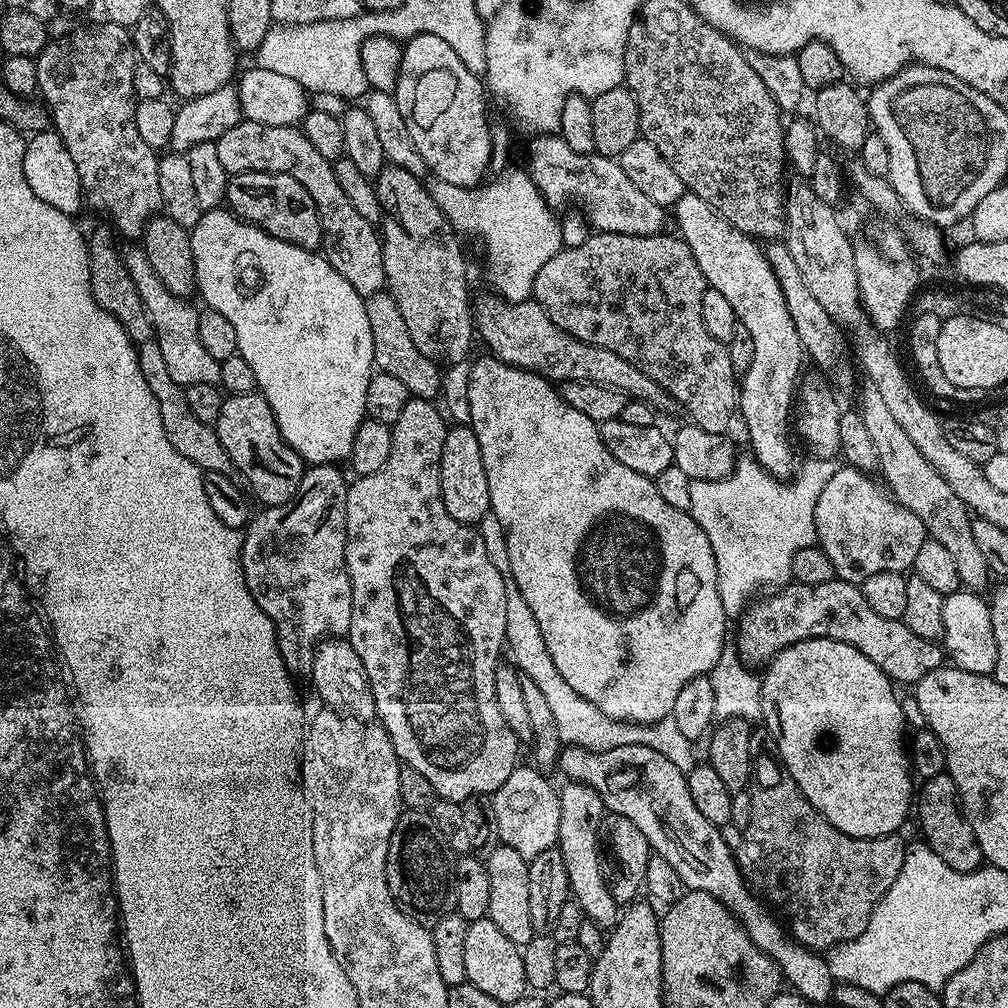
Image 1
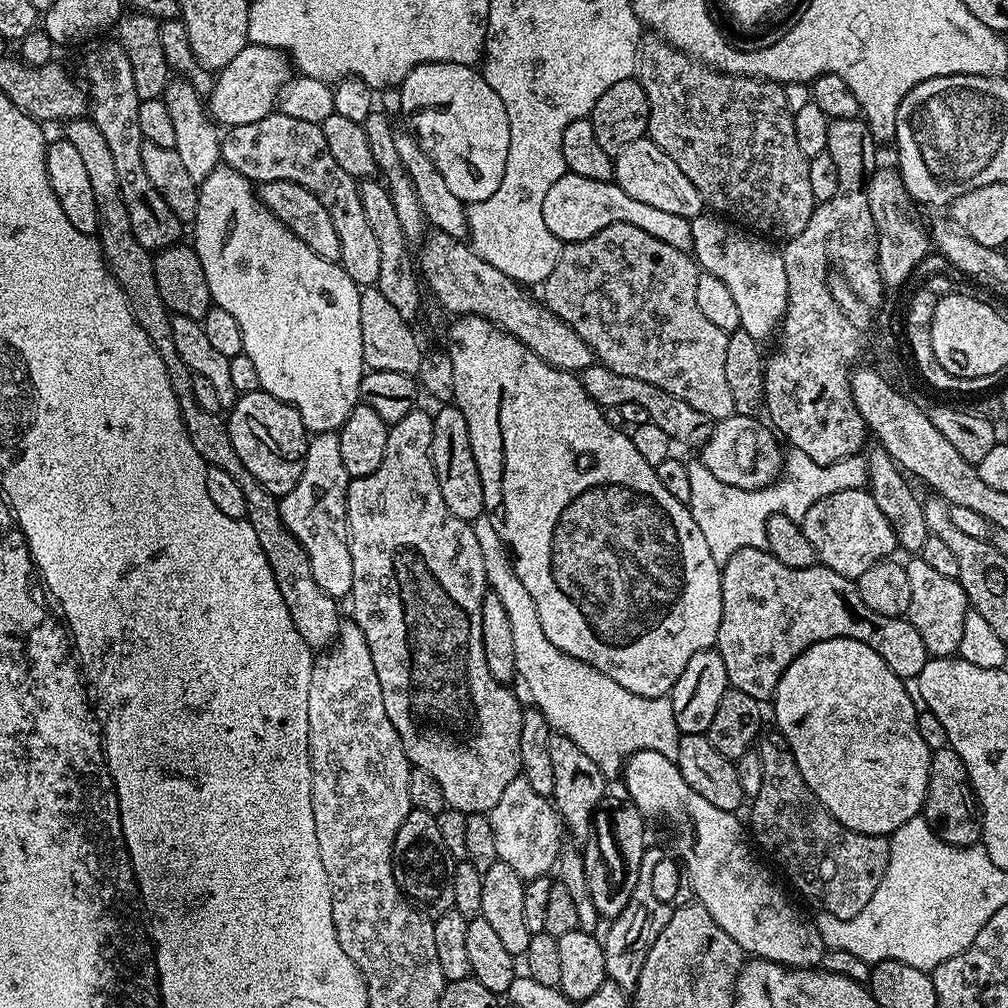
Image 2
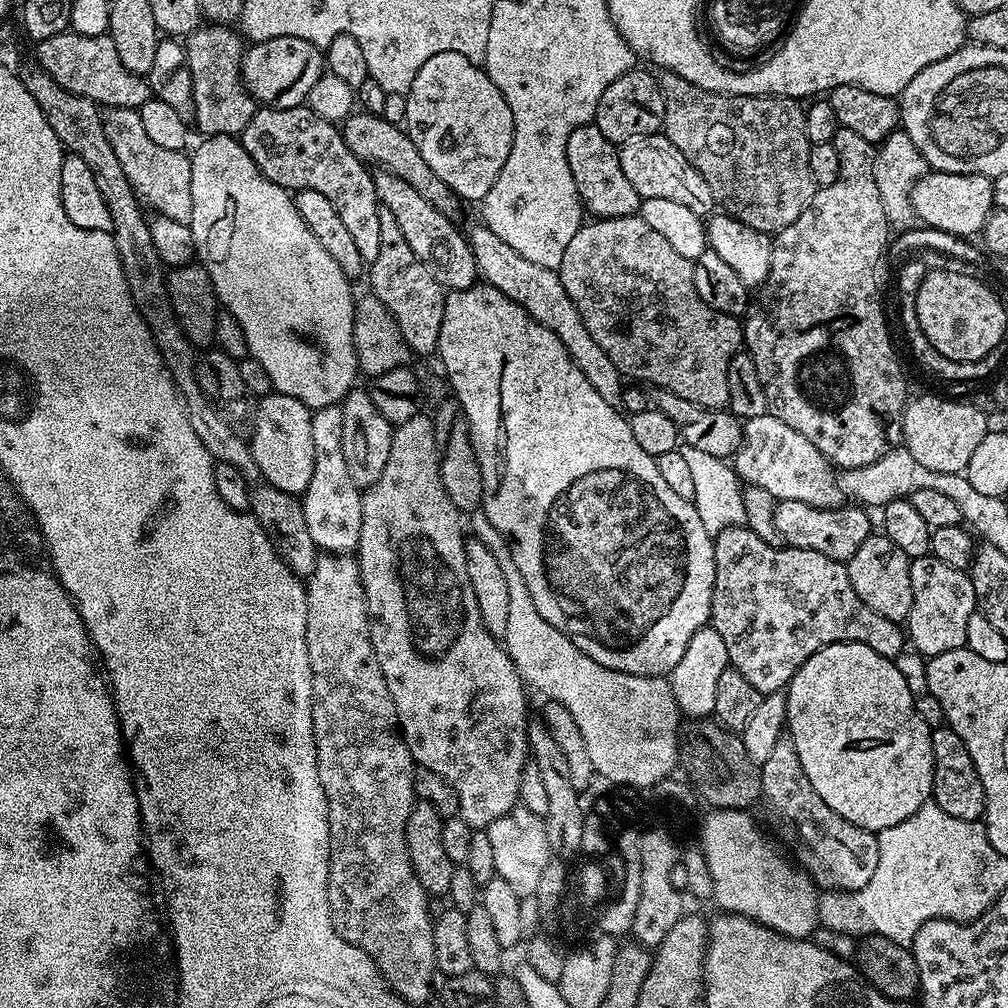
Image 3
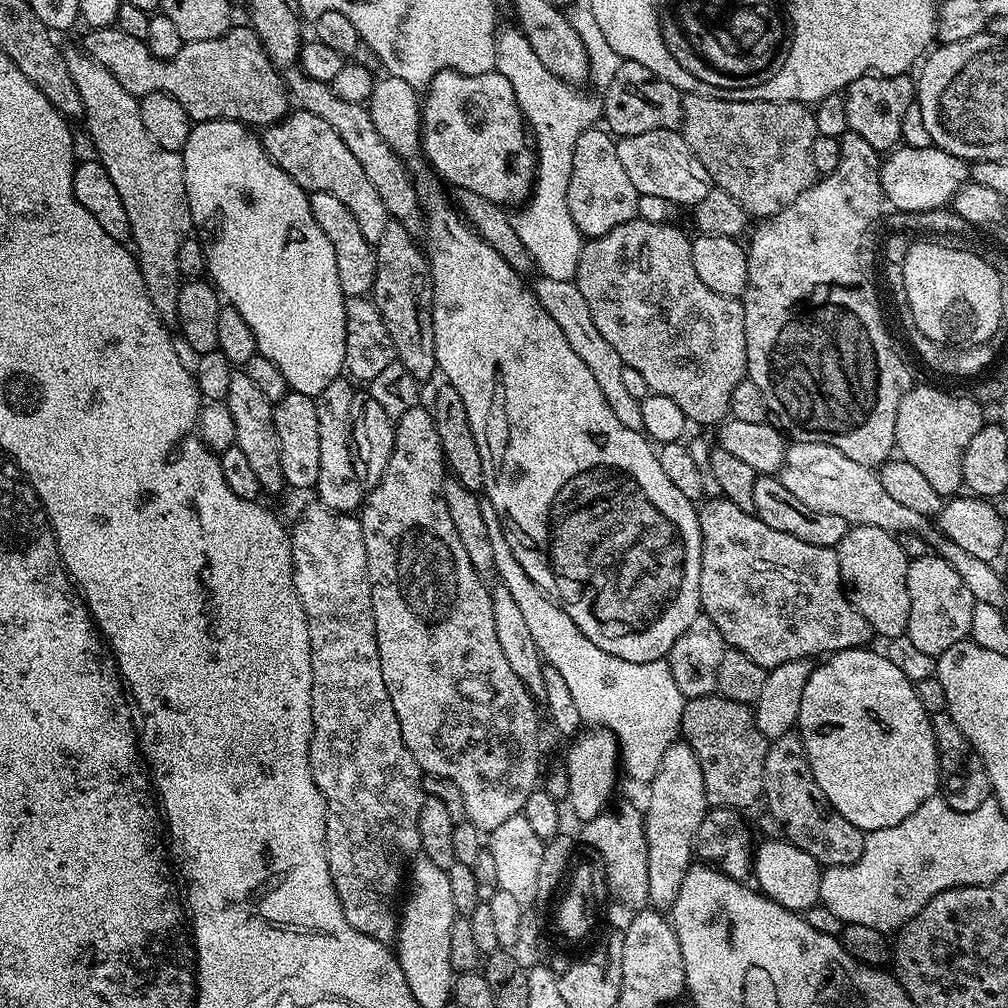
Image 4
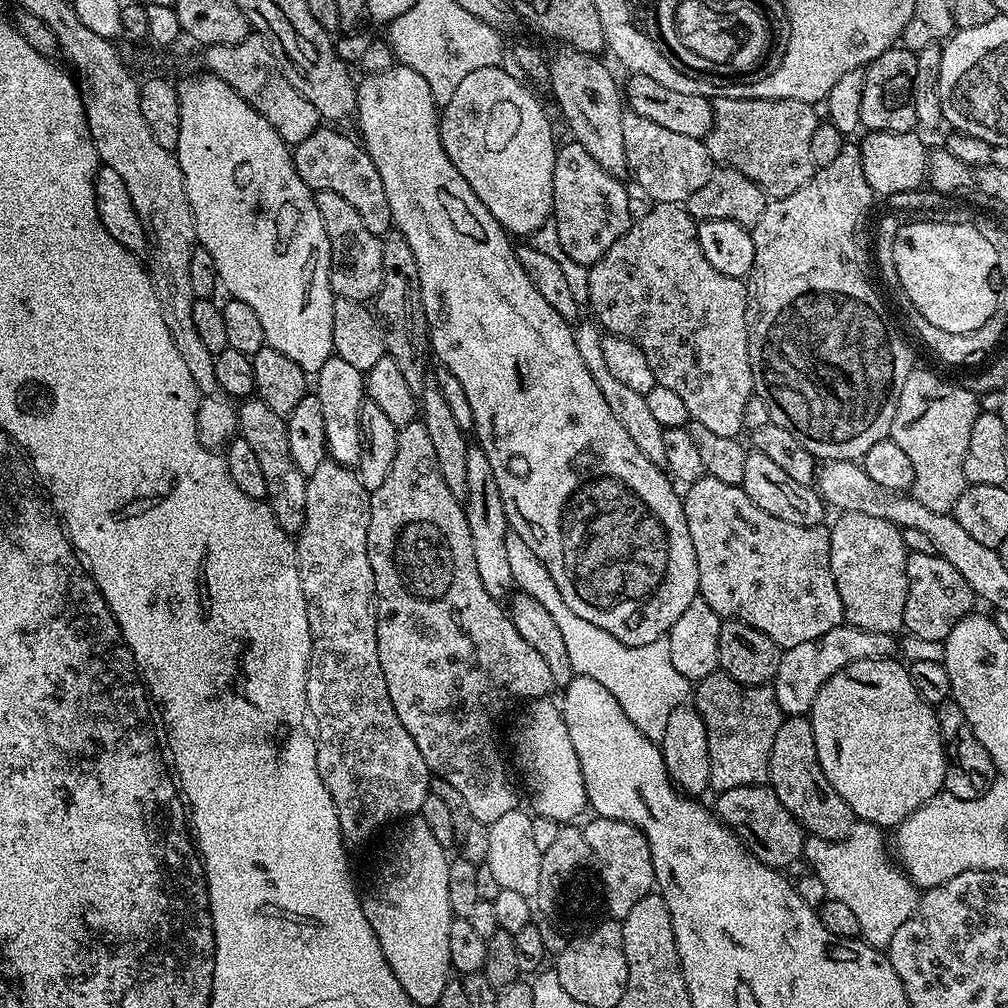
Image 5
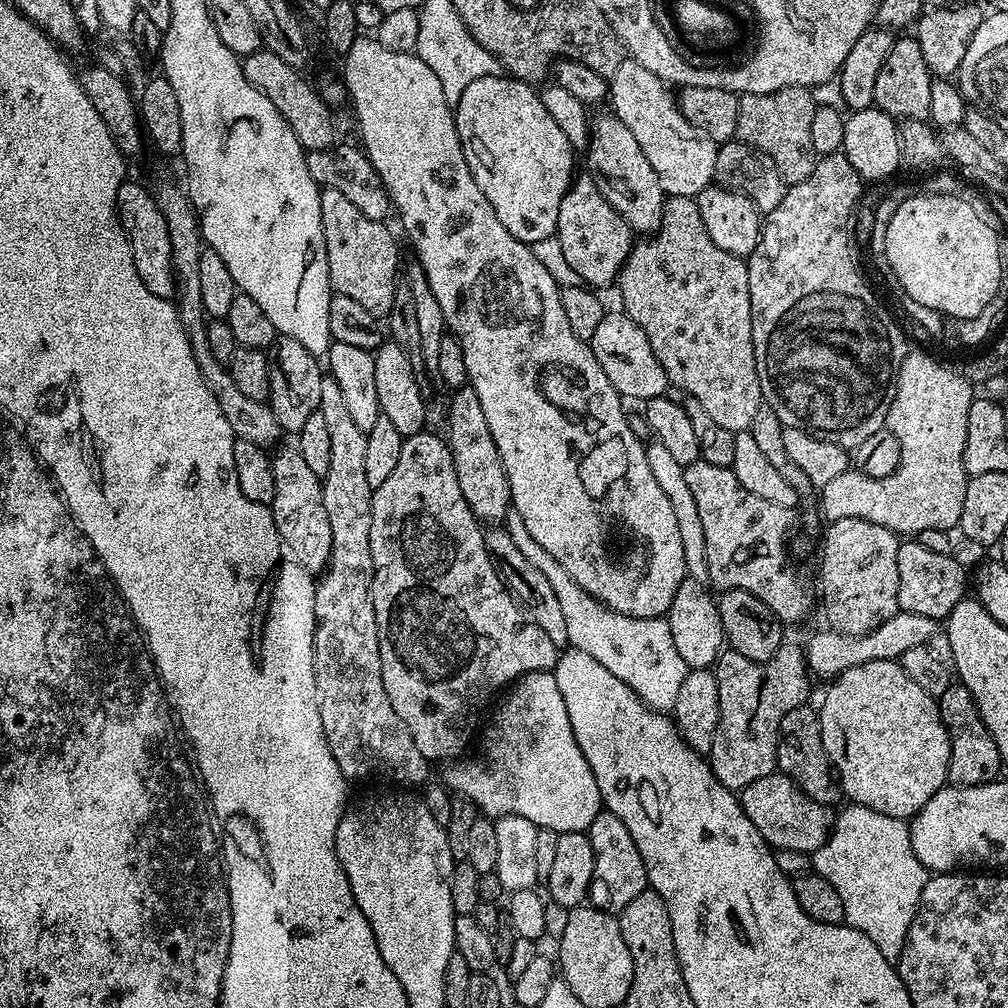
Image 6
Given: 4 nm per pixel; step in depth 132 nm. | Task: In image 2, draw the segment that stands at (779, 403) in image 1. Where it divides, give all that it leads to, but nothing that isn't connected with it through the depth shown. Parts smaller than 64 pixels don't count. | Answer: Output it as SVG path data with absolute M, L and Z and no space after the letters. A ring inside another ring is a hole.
M701 214L691 217L690 221L693 232L691 251L697 265L703 271L714 274L714 278L722 278L722 282L726 282L738 306L741 329L759 342L766 341L771 332L773 335L779 329L788 305L783 255L777 249L775 252L772 249L775 247L767 239L741 230L719 215Z

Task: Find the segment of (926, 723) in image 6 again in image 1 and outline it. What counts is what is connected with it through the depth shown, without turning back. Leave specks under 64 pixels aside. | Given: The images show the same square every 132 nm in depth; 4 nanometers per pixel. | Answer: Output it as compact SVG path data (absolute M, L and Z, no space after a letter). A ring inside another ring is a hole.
M814 638L813 640L803 640L794 646L786 646L772 660L768 661L762 672L761 684L761 714L762 724L768 727L770 735L776 739L775 751L778 759L784 765L784 771L789 772L794 778L796 785L806 794L806 798L822 813L826 819L838 830L842 830L851 836L858 838L878 838L879 836L891 836L899 833L900 827L904 824L904 819L910 816L914 808L914 773L912 771L912 761L909 749L906 747L906 732L904 736L904 708L900 705L900 700L896 697L897 689L894 682L862 650L854 650L846 642L838 642L830 638Z

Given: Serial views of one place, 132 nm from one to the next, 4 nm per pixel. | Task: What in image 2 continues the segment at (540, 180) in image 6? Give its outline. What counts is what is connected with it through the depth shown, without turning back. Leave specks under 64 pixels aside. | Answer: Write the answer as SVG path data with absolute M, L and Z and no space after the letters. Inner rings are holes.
M419 64L406 74L398 92L400 112L408 119L407 127L422 150L426 150L430 162L438 166L450 194L464 201L465 205L490 198L490 194L498 190L498 182L502 182L506 154L510 154L510 118L506 114L506 106L502 106L502 98L490 90L490 82L486 82L475 67L466 64Z

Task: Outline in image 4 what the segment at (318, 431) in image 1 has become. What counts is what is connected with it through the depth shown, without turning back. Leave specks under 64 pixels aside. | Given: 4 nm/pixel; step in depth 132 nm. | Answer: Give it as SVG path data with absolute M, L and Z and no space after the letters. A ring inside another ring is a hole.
M201 120L193 123L190 130L190 138L186 138L186 146L182 153L184 157L184 177L186 178L186 194L190 202L190 214L192 215L193 229L198 233L198 238L204 243L204 253L206 254L207 275L210 277L211 283L214 285L221 297L234 309L238 310L238 314L242 314L242 318L246 318L246 326L250 326L250 330L254 330L254 338L256 339L257 353L266 358L270 358L270 362L274 362L274 366L278 366L278 370L282 370L282 378L286 378L289 389L293 392L301 392L310 397L322 394L322 390L326 390L326 386L330 386L330 382L341 379L342 373L345 371L344 359L346 358L346 314L344 313L345 294L338 286L338 266L334 262L334 246L330 246L330 238L326 238L326 234L322 234L322 226L318 226L318 222L314 222L314 214L310 214L310 202L308 201L309 193L304 191L302 186L298 186L298 182L294 182L294 178L290 178L290 174L286 174L286 170L282 170L282 166L278 166L270 159L264 149L264 141L259 135L256 136L251 127L246 124L240 124L236 120Z

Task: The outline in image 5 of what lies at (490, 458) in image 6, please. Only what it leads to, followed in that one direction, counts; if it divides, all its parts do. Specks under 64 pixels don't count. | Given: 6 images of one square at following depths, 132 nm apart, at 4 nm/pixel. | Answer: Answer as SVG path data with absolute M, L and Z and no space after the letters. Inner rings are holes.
M478 446L469 447L466 454L466 499L462 502L466 522L470 526L470 542L474 542L474 562L478 566L478 578L482 578L486 594L503 601L514 588L506 550L506 534L510 529L506 506L502 506L502 494L498 494L498 482L494 478L490 458L486 458L486 454Z

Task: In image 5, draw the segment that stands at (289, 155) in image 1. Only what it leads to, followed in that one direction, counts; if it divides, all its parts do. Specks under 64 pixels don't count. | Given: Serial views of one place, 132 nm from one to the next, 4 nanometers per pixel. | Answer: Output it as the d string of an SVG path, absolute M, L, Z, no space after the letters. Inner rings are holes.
M321 126L314 134L310 134L310 138L306 138L292 148L292 161L298 170L298 178L302 178L302 182L306 182L306 186L312 189L313 193L330 190L330 194L338 194L346 198L346 202L350 202L350 206L358 210L358 218L362 218L366 230L370 230L370 234L383 238L393 231L394 225L390 214L390 202L386 198L386 186L382 186L382 174L378 174L378 166L374 166L370 154L359 139L351 140L350 137L343 136L332 128L335 127Z

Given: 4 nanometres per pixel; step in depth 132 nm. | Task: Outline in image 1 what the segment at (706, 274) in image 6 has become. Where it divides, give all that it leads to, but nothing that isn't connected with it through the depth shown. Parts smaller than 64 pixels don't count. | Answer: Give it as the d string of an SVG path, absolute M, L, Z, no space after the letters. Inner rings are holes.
M613 232L588 234L581 245L573 248L561 247L560 252L554 254L554 258L550 258L550 262L546 262L546 266L542 266L542 270L538 270L538 278L534 278L532 295L536 303L542 306L542 310L546 310L546 314L550 314L550 322L554 322L554 326L562 326L562 330L566 330L566 334L570 334L582 342L602 346L606 350L614 350L614 354L626 358L637 368L642 368L646 375L658 382L658 386L662 386L662 390L669 392L676 399L677 405L688 411L687 419L691 423L710 434L724 434L729 431L727 428L732 424L732 416L734 420L738 412L738 375L734 366L731 365L728 345L718 342L718 338L714 338L714 334L710 334L710 330L706 330L706 325L702 323L702 294L706 285L702 270L698 270L698 262L694 258L694 254L690 254L690 246L679 235L664 235L639 236L638 234L614 234Z

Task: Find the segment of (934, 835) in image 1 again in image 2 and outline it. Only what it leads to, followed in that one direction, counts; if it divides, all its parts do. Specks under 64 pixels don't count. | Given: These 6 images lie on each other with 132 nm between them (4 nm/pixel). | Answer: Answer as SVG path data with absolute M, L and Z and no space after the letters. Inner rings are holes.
M950 747L933 751L928 775L928 793L922 809L924 821L942 842L959 848L976 846L982 840L982 817L976 802L976 792L966 774L966 762Z

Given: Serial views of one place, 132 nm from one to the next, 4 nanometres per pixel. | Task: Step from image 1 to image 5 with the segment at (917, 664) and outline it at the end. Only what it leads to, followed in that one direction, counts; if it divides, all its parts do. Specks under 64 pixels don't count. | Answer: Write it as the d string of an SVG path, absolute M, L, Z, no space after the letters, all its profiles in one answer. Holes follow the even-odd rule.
M707 474L687 485L682 496L682 503L686 514L686 526L690 530L690 542L694 542L694 558L698 562L698 586L700 587L698 596L699 599L706 601L710 610L714 610L722 618L745 620L750 626L762 630L762 634L766 634L766 638L770 638L781 650L799 646L801 642L810 642L810 638L822 638L826 630L834 630L840 624L845 623L842 598L838 598L838 586L830 570L829 529L824 524L798 526L794 522L782 522L782 518L774 518L774 514L766 514L762 506L754 506L754 502L750 502L750 498L745 494L741 485L718 482L718 478Z

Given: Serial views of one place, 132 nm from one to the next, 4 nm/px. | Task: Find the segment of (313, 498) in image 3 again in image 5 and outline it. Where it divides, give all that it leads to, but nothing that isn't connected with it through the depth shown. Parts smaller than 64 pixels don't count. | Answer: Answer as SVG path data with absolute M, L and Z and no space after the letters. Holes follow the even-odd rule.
M335 354L322 362L322 370L314 373L314 394L322 406L322 418L326 418L326 442L328 455L337 464L355 469L362 454L362 430L360 429L360 411L366 399L364 391L365 373L350 366L343 358Z

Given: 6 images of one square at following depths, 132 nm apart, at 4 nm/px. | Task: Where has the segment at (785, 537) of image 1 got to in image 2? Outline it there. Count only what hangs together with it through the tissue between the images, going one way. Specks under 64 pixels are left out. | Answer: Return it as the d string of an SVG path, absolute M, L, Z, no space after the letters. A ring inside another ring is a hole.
M792 448L783 457L782 471L778 479L766 488L742 490L734 486L726 486L726 482L718 482L710 470L699 462L688 464L690 474L690 502L694 522L698 522L698 530L706 538L706 546L710 546L710 554L714 554L714 562L723 565L738 550L743 548L767 549L766 522L772 516L782 515L791 520L803 521L806 510L827 496L838 494L842 490L864 488L868 483L868 462L863 455L847 456L838 462L819 464L814 458L802 454L802 450Z

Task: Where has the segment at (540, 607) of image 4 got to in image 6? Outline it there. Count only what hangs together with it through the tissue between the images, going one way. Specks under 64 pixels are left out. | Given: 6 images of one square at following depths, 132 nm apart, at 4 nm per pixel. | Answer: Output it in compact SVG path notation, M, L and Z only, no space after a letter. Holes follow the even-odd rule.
M509 515L506 527L510 538L514 538L514 546L518 546L518 550L522 552L524 563L537 568L546 578L546 582L550 582L550 590L554 590L554 598L558 598L558 603L562 606L562 618L566 618L568 644L590 654L590 658L602 662L602 666L606 666L606 670L610 670L610 674L614 674L614 678L622 678L622 682L626 682L626 686L630 686L630 690L634 690L634 694L638 694L640 701L647 704L652 711L671 713L674 702L678 698L678 690L682 686L682 678L686 678L690 669L686 662L682 662L682 654L678 654L678 646L674 646L674 634L670 634L667 619L659 616L634 618L610 610L603 602L595 600L586 590L582 590L582 586L578 586L574 582L574 578L570 578L570 574L566 574L566 570L562 570L558 561L550 558L550 554L546 554L546 550L542 550L542 546L538 546L538 542L534 542L534 538L530 538L520 516Z

